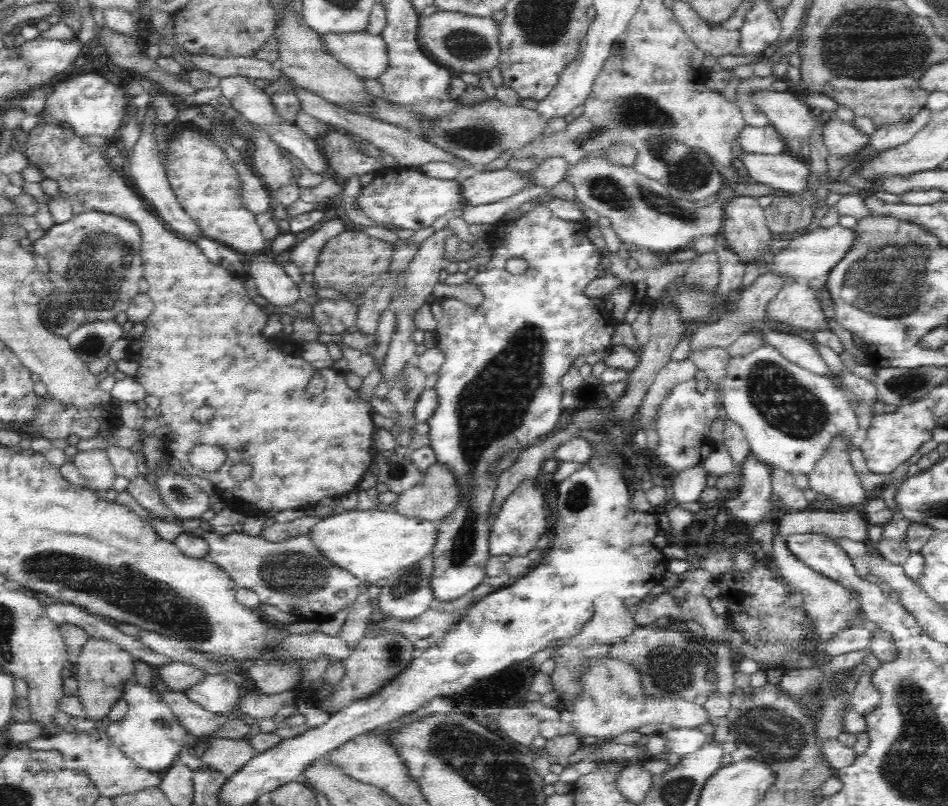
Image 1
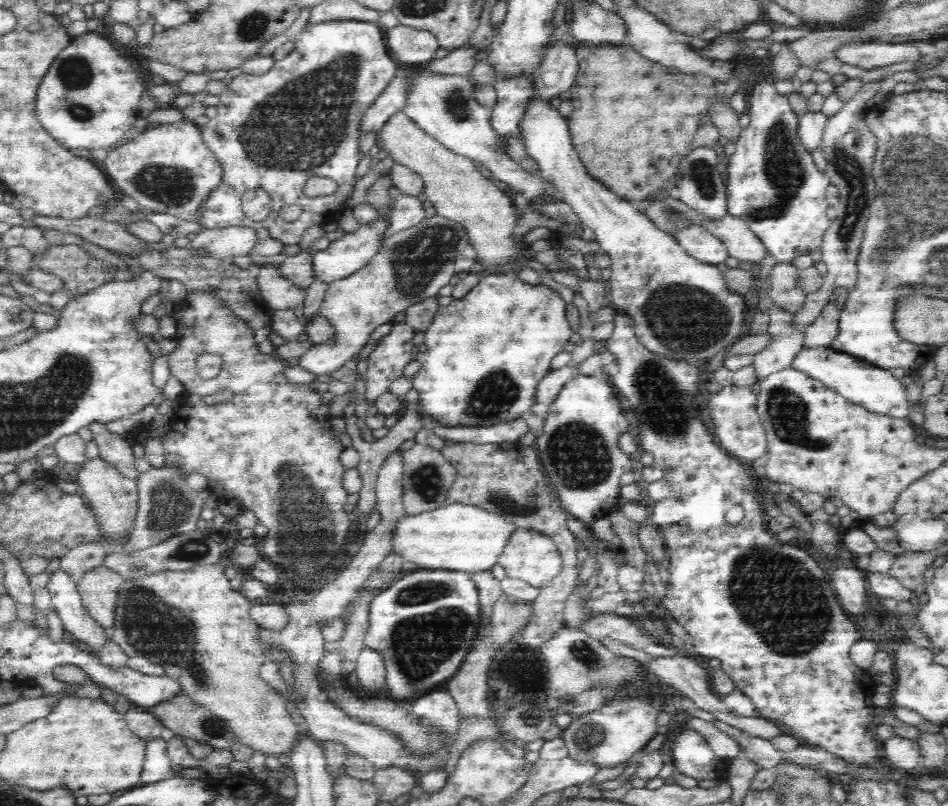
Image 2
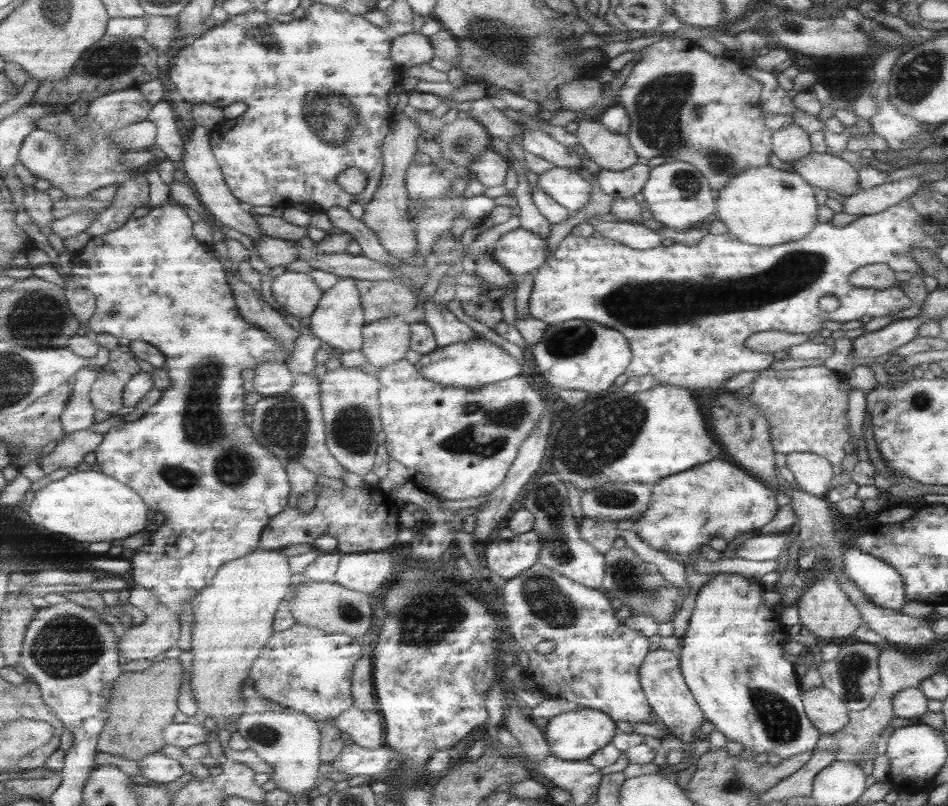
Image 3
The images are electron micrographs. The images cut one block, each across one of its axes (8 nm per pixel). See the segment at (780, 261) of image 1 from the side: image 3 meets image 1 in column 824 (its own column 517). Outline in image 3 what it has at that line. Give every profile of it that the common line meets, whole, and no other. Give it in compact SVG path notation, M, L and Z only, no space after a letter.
M517 227L505 232L494 243L491 257L509 276L535 274L547 256L547 241L538 234Z

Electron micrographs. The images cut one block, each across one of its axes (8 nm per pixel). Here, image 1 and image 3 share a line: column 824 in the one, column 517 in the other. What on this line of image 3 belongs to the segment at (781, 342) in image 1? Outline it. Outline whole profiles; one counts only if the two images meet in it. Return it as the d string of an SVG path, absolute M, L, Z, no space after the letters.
M470 340L441 347L429 354L422 355L416 362L418 370L441 386L461 386L477 389L494 382L506 381L519 375L519 364L503 350L487 340Z

